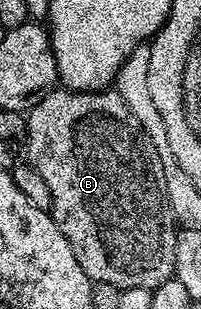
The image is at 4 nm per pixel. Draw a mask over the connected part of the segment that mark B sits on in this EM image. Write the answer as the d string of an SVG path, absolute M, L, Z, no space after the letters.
M59 86L52 90L45 98L37 101L26 113L26 118L26 163L33 165L37 170L37 174L41 174L41 178L45 178L45 186L49 186L49 194L51 195L51 206L49 209L51 217L57 222L61 234L65 234L69 246L73 246L73 254L77 254L77 262L81 262L81 270L85 270L87 277L92 282L112 284L120 288L120 290L125 288L153 289L161 286L161 282L172 279L175 274L175 237L177 235L177 225L175 215L171 213L169 198L165 190L165 170L161 166L161 158L157 154L153 142L147 137L147 132L137 122L137 118L133 118L133 114L129 114L129 106L125 106L125 102L119 96L119 93L114 90L72 92L69 88Z

